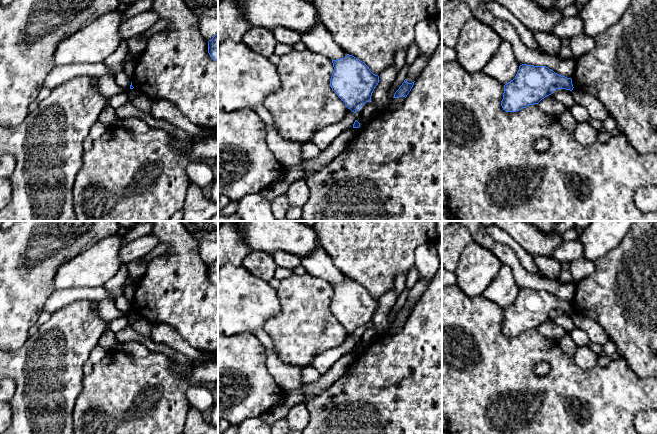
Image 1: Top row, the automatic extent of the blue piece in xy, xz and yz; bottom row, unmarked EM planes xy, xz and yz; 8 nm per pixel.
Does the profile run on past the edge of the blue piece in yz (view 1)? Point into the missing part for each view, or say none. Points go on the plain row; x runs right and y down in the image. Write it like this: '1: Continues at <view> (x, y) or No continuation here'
1: No continuation here

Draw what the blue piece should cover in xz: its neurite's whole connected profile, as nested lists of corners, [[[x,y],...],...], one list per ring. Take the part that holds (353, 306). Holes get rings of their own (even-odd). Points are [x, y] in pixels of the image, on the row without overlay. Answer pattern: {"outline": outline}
{"outline": [[[349,278],[332,284],[332,287],[334,294],[330,310],[346,331],[356,337],[371,324],[379,300],[373,298],[364,286]]]}

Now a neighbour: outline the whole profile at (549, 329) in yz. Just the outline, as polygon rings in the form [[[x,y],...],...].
[[[552,318],[542,323],[537,330],[545,337],[557,341],[566,334],[563,328],[553,322]]]

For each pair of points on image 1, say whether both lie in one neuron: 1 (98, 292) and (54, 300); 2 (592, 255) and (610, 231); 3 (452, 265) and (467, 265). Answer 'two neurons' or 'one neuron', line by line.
1: one neuron
2: one neuron
3: two neurons

